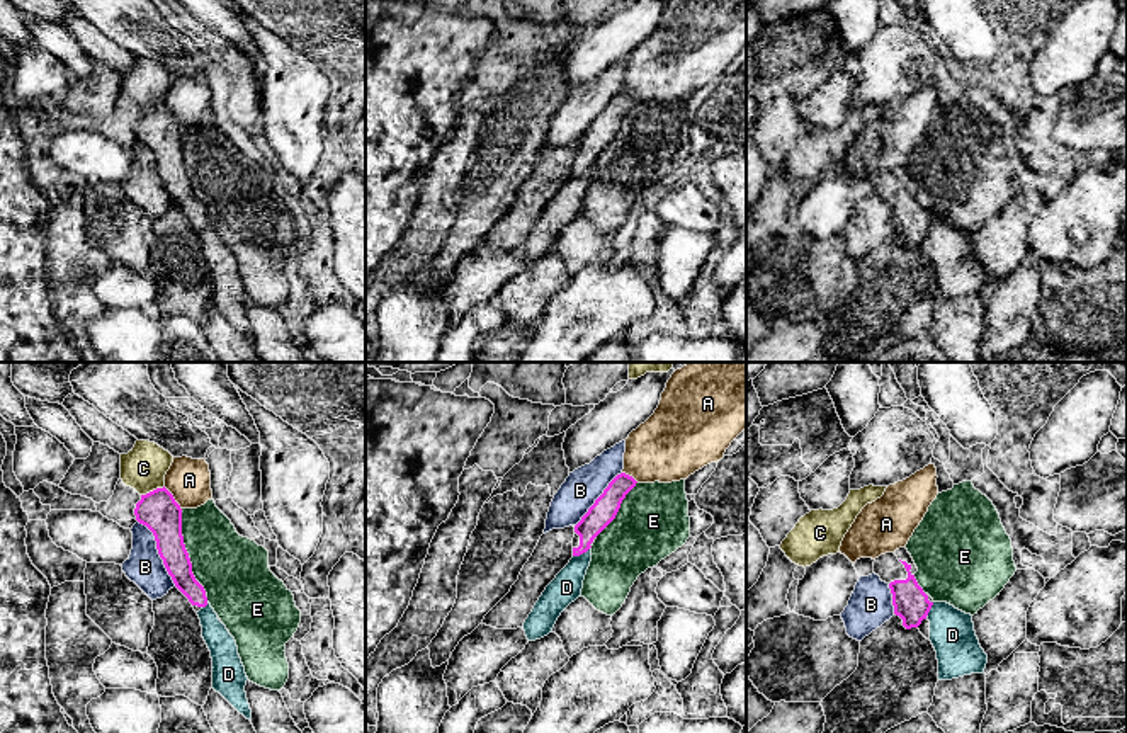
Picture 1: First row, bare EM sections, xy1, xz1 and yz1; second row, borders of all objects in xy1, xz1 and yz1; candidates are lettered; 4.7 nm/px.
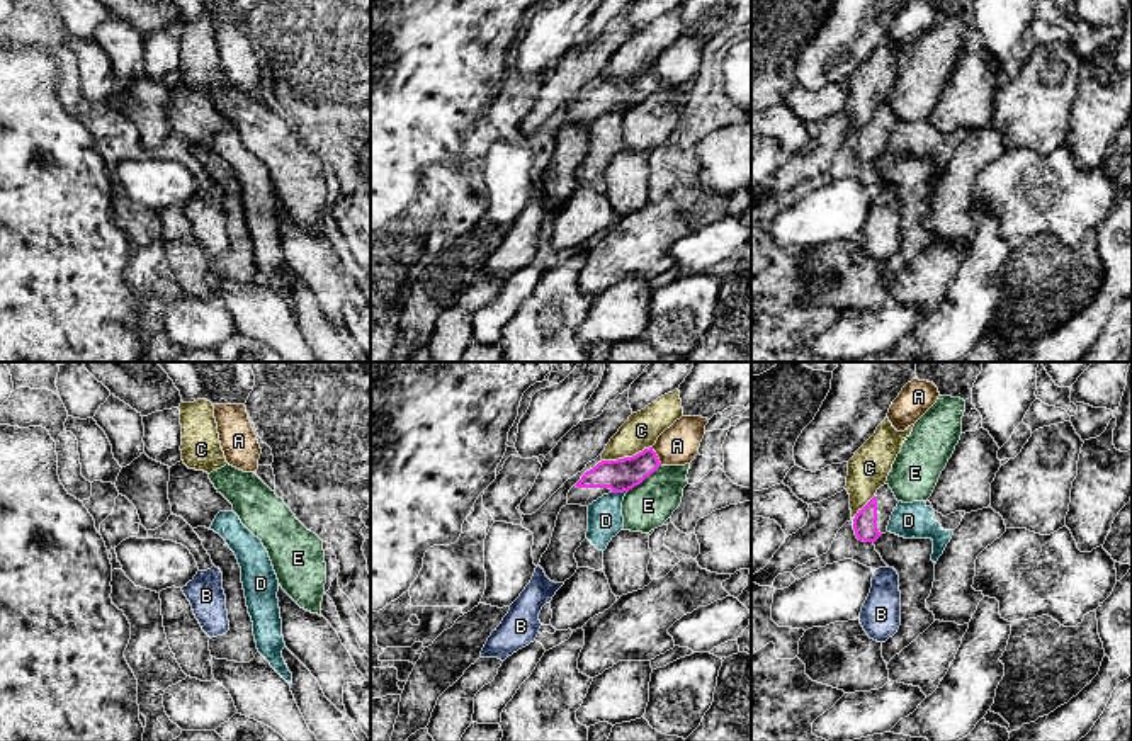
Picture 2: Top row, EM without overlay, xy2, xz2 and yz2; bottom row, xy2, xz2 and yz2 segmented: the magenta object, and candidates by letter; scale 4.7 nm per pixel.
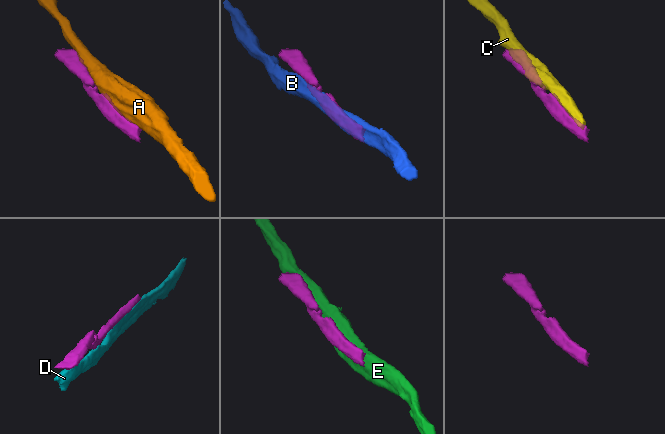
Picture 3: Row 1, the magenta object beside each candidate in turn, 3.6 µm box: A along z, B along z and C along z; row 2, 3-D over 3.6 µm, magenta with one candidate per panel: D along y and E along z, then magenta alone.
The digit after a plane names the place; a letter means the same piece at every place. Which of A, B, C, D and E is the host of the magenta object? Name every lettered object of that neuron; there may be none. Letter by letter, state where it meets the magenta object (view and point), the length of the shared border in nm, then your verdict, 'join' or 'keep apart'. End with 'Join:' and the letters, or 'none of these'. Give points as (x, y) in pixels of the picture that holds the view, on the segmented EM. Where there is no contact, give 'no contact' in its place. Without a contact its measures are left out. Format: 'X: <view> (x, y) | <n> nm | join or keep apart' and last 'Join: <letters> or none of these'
A: xy1 (174, 499) | 140 nm | keep apart
B: xy1 (158, 553) | 360 nm | keep apart
C: xz2 (626, 458) | 260 nm | keep apart
D: xz1 (580, 553) | 90 nm | keep apart
E: xy1 (186, 551) | 420 nm | keep apart
Join: none of these

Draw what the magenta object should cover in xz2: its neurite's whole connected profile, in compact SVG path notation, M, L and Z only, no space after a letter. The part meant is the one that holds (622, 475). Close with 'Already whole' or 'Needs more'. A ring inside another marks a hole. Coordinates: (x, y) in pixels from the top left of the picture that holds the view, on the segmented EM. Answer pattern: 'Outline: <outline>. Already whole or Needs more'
Outline: M653 447L617 461L602 461L569 489L568 505L588 506L603 495L624 493L641 484L661 466Z. Needs more

